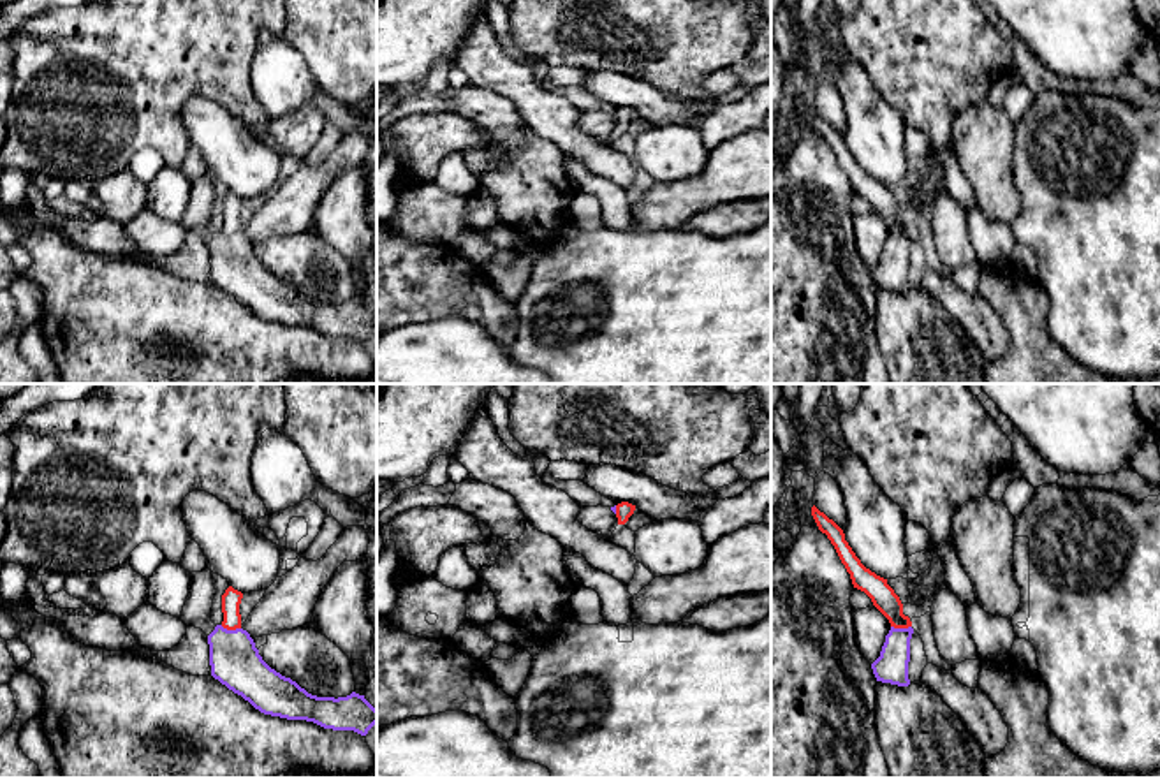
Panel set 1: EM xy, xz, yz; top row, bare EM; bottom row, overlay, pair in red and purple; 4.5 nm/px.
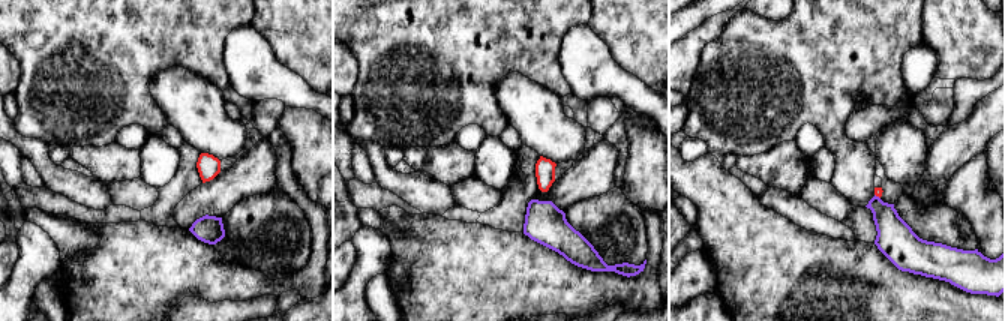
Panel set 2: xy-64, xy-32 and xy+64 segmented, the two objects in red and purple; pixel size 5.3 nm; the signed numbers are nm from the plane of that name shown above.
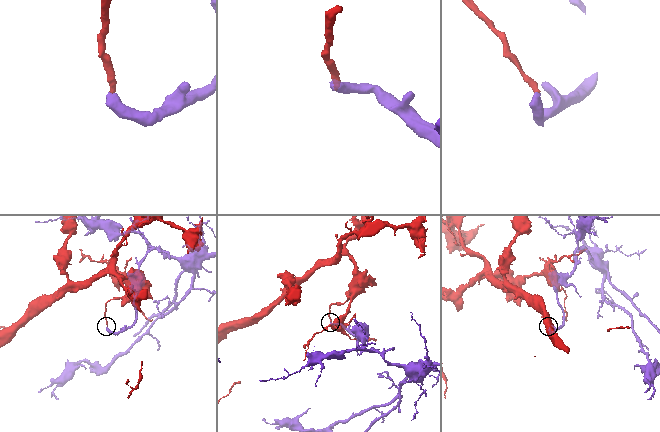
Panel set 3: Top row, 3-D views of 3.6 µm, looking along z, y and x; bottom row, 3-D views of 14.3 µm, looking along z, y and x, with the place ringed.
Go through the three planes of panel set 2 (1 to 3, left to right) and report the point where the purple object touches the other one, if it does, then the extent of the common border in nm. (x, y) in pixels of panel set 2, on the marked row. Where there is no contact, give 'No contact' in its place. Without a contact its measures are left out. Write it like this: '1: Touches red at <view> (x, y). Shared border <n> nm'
1: No contact
2: No contact
3: Touches red at xy+64 (878, 195). Shared border 40 nm

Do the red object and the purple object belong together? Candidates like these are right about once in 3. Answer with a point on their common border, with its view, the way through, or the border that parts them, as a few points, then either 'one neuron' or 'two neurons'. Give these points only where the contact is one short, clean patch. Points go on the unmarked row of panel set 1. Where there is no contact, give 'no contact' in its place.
contact yz (902, 233); border yz (891, 231), (910, 233); two neurons

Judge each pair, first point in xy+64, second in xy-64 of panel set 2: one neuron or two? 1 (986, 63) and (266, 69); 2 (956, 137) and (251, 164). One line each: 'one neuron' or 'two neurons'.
1: two neurons
2: one neuron

